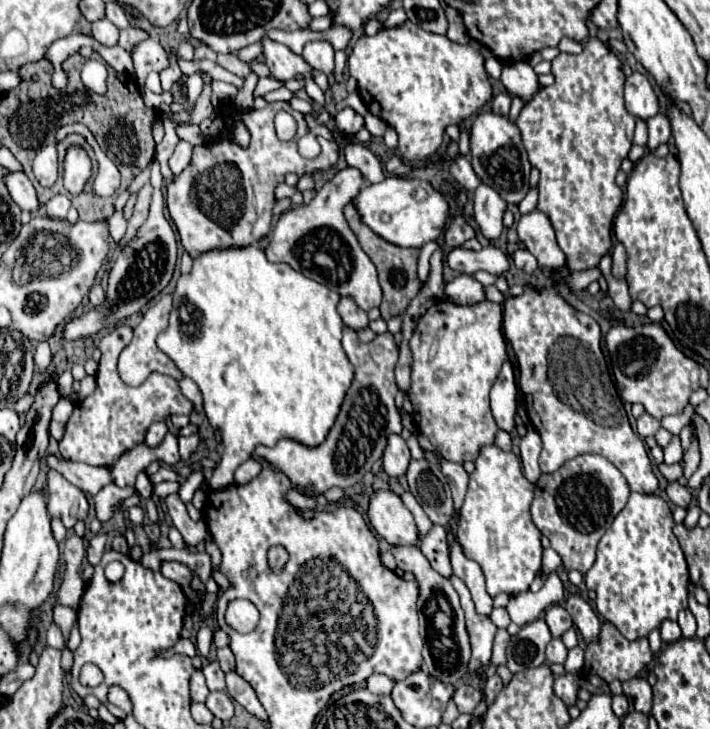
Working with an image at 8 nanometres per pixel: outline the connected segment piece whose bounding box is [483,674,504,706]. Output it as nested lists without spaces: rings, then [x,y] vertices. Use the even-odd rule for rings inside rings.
[[[497,674],[486,680],[483,692],[487,699],[488,706],[490,706],[496,700],[503,687],[503,682]]]

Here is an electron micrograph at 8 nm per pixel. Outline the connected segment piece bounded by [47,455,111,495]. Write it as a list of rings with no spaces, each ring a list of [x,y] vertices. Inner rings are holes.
[[[47,455],[47,465],[59,471],[69,483],[91,495],[111,483],[111,471],[107,467],[91,467],[87,463],[65,463],[55,455]]]

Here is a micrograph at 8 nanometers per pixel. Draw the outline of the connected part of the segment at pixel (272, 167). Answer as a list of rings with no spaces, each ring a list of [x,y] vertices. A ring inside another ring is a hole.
[[[271,103],[265,109],[233,111],[225,115],[225,131],[241,121],[249,133],[251,143],[247,149],[235,145],[227,135],[211,143],[201,143],[193,147],[193,157],[189,167],[181,171],[167,187],[167,207],[169,215],[181,235],[183,247],[191,257],[201,251],[211,251],[217,247],[243,247],[257,243],[271,231],[271,211],[275,205],[275,187],[283,181],[287,173],[315,173],[331,169],[339,159],[339,145],[335,141],[319,139],[321,153],[315,159],[305,159],[297,151],[297,141],[279,141],[273,129],[273,117],[281,111],[279,103]]]

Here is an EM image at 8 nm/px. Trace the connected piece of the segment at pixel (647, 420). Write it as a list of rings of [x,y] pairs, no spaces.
[[[641,415],[639,419],[637,419],[637,431],[639,431],[639,435],[641,437],[649,437],[649,435],[655,435],[657,431],[661,429],[661,423],[655,419],[655,417],[651,417],[651,415]]]

